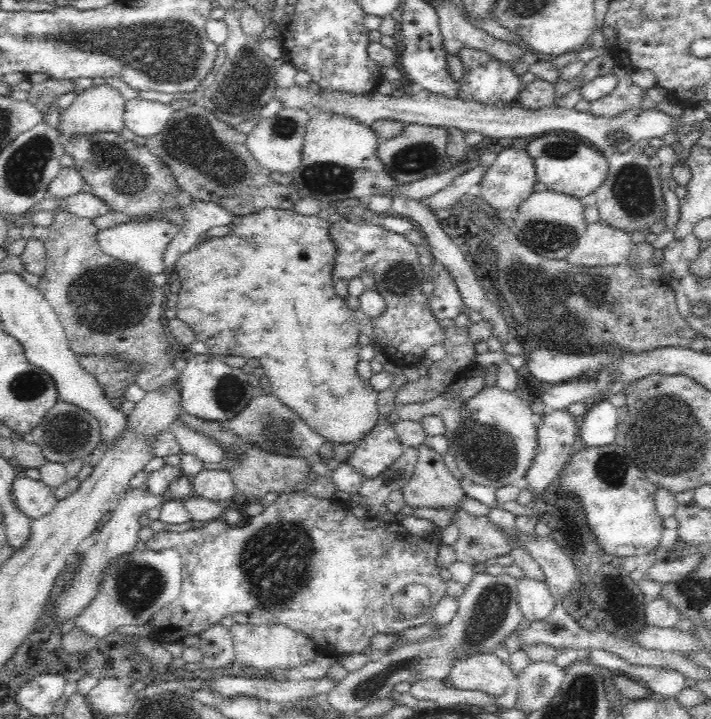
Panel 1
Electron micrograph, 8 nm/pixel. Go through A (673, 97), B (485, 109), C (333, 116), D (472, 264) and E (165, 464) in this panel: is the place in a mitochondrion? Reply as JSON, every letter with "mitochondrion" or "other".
{"A":"other","B":"other","C":"other","D":"other","E":"other"}

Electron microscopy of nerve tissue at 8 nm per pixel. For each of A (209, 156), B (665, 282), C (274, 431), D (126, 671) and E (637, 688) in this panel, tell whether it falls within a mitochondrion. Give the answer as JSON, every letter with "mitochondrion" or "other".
{"A":"mitochondrion","B":"other","C":"mitochondrion","D":"other","E":"other"}

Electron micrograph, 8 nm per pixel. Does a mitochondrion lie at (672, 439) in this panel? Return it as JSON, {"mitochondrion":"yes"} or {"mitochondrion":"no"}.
{"mitochondrion":"yes"}

